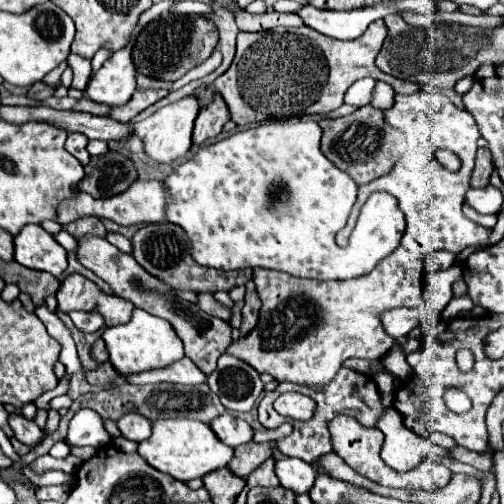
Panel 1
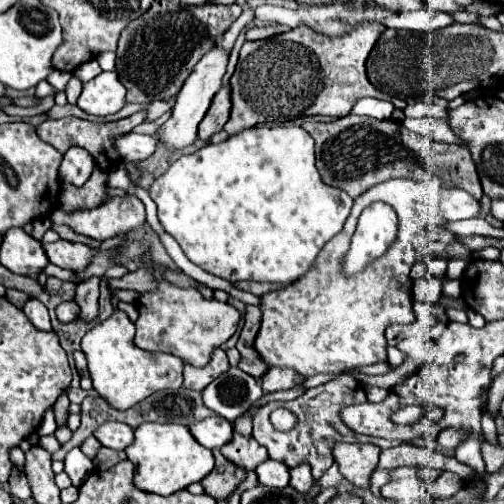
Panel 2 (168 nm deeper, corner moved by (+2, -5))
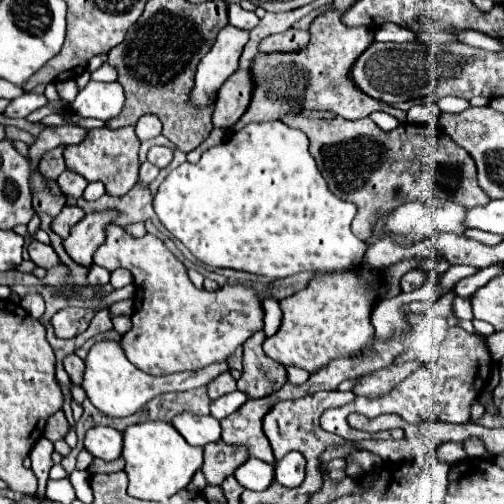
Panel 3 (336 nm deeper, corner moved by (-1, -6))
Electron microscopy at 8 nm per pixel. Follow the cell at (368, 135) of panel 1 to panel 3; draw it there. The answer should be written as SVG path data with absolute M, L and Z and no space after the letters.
M290 114L284 124L302 130L310 140L310 154L314 156L320 174L326 178L328 188L342 200L354 202L358 214L352 222L352 232L366 240L378 212L396 208L394 196L412 202L442 198L454 200L466 206L488 204L490 198L476 180L476 164L472 156L460 148L442 130L432 132L430 128L418 124L400 124L398 128L384 132L370 118L362 120L312 120L302 114Z

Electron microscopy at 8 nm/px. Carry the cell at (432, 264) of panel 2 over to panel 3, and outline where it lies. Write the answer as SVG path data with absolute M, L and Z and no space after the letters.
M416 268L416 270L406 272L406 274L402 276L402 282L400 282L400 284L402 284L402 290L404 290L404 292L412 292L412 290L420 288L426 280L428 280L428 272L422 270L422 268Z

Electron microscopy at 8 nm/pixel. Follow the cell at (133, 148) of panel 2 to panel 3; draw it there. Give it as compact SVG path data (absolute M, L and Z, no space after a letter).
M152 146L148 150L148 162L152 162L154 166L158 168L164 168L168 166L172 160L172 150L170 148L164 148L164 146Z

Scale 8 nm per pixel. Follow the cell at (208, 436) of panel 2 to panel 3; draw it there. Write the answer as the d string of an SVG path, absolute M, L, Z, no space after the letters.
M184 412L172 420L172 426L186 438L192 446L206 446L210 442L220 440L220 420L214 416L194 416Z

